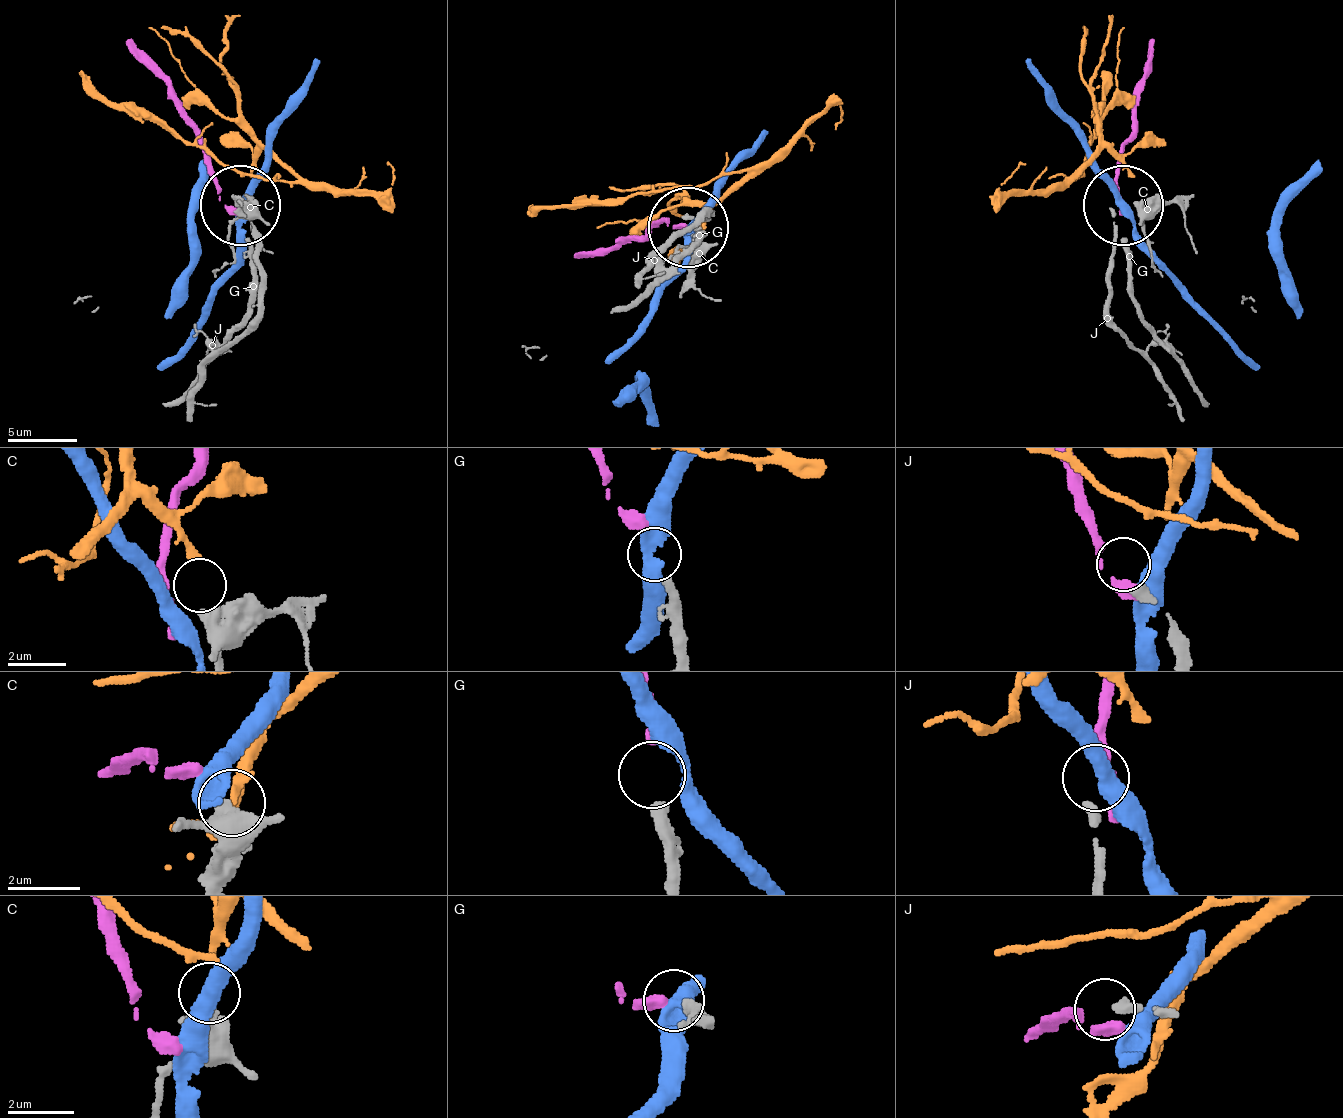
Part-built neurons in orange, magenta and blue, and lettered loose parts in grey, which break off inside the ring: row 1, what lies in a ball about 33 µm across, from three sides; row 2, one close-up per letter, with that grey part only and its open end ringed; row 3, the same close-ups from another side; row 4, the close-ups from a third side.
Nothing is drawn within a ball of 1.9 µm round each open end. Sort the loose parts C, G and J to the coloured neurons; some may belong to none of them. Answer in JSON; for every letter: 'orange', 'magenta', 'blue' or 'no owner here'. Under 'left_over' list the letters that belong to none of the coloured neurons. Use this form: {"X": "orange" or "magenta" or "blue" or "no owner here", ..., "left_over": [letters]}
{"C": "orange", "G": "magenta", "J": "no owner here", "left_over": ["J"]}

